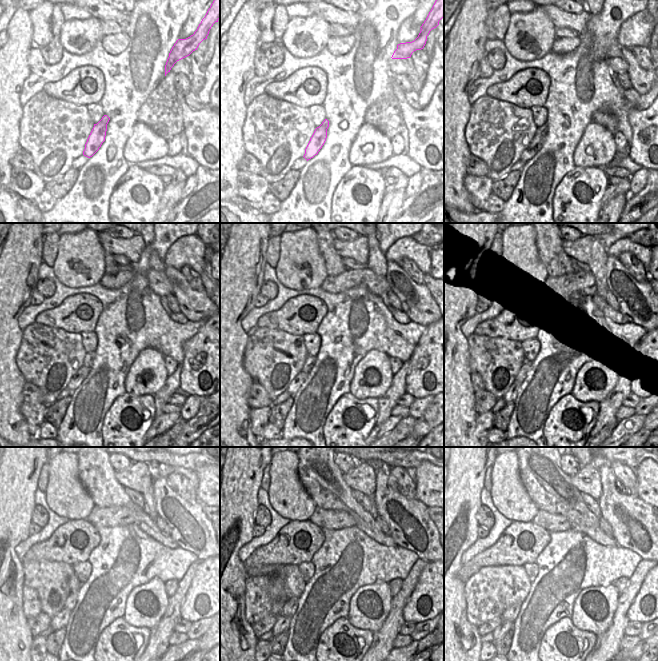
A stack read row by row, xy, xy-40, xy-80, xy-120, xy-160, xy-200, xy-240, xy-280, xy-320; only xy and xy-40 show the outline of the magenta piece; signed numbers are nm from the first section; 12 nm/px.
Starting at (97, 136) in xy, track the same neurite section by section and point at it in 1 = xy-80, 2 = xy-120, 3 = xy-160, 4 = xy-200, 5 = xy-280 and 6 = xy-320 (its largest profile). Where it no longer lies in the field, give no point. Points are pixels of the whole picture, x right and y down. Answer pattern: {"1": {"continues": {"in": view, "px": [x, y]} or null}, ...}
{"1": {"continues": {"in": "xy-80", "px": [535, 145]}}, "2": {"continues": {"in": "xy-120", "px": [81, 374]}}, "3": {"continues": {"in": "xy-160", "px": [310, 360]}}, "4": {"continues": {"in": "xy-200", "px": [520, 377]}}, "5": {"continues": {"in": "xy-280", "px": [290, 607]}}, "6": {"continues": {"in": "xy-320", "px": [510, 614]}}}

